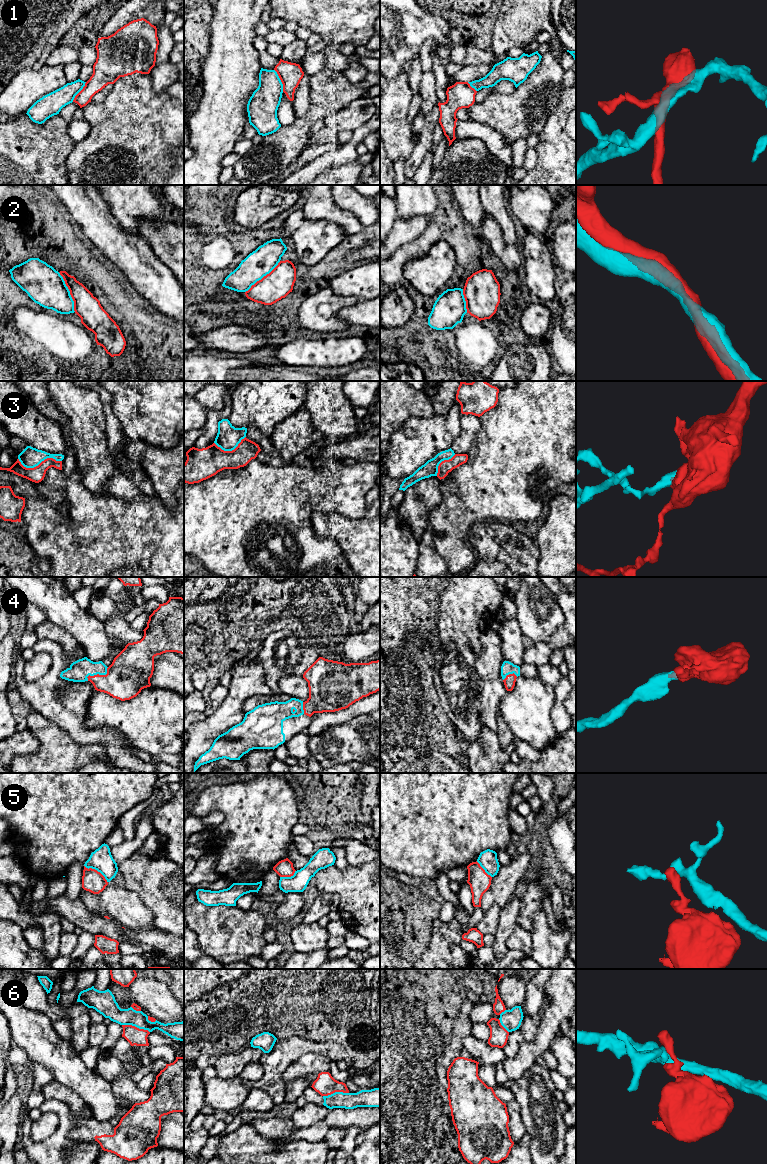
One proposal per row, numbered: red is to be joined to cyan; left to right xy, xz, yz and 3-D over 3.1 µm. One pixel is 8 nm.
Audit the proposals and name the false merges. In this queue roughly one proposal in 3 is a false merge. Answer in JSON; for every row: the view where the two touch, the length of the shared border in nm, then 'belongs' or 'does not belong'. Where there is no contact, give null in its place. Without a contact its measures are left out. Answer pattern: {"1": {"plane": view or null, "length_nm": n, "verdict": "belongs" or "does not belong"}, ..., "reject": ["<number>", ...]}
{"1": {"plane": "xz", "length_nm": 200, "verdict": "does not belong"}, "2": {"plane": "xy", "length_nm": 340, "verdict": "does not belong"}, "3": {"plane": "xy", "length_nm": 360, "verdict": "does not belong"}, "4": {"plane": "xy", "length_nm": 200, "verdict": "belongs"}, "5": {"plane": "xy", "length_nm": 240, "verdict": "does not belong"}, "6": {"plane": "xy", "length_nm": 240, "verdict": "does not belong"}, "reject": ["1", "2", "3", "5", "6"]}

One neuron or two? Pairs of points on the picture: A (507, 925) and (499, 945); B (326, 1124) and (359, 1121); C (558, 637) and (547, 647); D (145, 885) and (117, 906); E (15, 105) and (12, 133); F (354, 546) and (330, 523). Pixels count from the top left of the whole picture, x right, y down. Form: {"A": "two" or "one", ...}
{"A": "one", "B": "one", "C": "one", "D": "two", "E": "two", "F": "one"}

